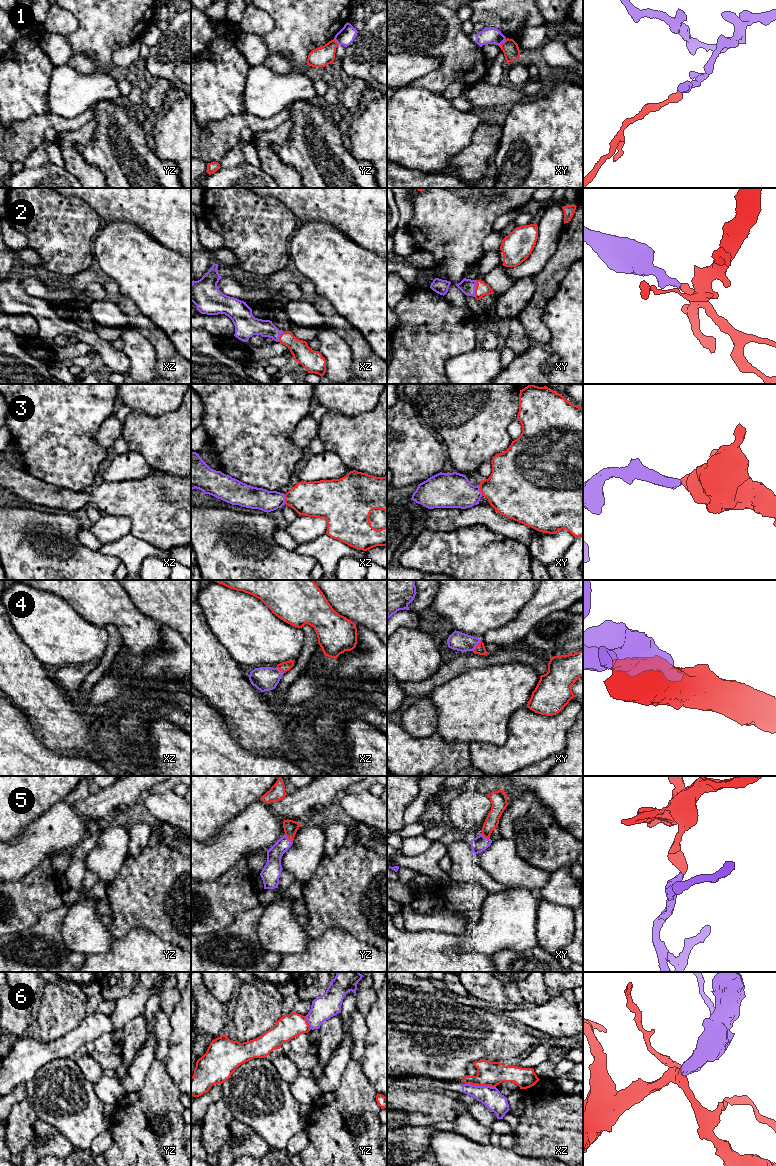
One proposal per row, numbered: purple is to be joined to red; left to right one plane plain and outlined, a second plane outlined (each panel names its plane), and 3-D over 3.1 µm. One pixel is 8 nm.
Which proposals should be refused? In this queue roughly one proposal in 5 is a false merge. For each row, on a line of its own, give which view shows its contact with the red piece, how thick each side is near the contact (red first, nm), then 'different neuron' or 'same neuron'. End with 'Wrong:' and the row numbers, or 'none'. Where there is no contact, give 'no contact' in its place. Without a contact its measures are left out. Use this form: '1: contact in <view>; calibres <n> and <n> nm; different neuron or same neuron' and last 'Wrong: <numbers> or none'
1: contact in xy; calibres 130 and 140 nm; different neuron
2: contact in xy; calibres 110 and 120 nm; same neuron
3: contact in xy; calibres 400 and 280 nm; same neuron
4: contact in xy; calibres 80 and 150 nm; same neuron
5: contact in yz; calibres 110 and 130 nm; same neuron
6: contact in xz; calibres 190 and 160 nm; same neuron
Wrong: 1

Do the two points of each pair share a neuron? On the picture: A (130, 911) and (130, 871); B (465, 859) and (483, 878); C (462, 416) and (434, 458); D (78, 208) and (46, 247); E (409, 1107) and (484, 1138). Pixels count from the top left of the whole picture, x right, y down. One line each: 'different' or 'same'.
A: same
B: same
C: different
D: same
E: different

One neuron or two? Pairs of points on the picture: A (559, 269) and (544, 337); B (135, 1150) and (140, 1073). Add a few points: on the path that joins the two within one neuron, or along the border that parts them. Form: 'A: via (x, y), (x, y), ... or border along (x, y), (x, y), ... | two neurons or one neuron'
A: via (546, 286), (536, 306), (536, 320) | one neuron
B: border along (149, 1068), (144, 1085), (137, 1092) | two neurons

